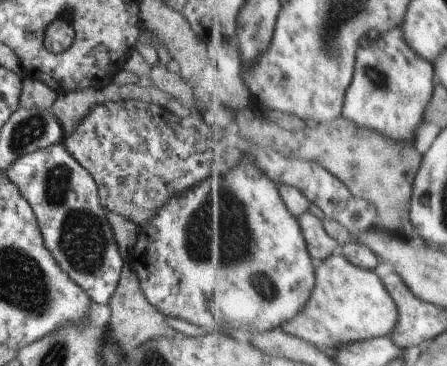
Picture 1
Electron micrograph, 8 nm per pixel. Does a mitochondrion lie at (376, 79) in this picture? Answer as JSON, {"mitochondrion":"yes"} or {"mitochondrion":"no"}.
{"mitochondrion":"yes"}

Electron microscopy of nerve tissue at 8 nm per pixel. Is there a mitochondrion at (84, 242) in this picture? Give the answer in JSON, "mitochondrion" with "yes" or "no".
{"mitochondrion":"yes"}

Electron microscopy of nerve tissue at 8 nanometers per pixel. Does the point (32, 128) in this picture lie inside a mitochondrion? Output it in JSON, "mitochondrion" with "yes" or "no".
{"mitochondrion":"yes"}

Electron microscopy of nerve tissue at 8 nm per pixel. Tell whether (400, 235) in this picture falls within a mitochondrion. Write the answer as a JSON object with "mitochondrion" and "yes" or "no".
{"mitochondrion":"no"}

